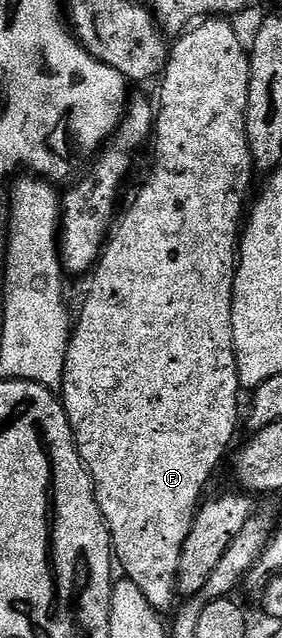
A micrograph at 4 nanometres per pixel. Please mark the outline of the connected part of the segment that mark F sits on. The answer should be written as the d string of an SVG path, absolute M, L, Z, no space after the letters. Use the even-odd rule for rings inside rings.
M226 18L203 19L187 28L173 41L169 49L164 75L160 80L162 97L156 100L156 135L152 140L154 169L151 170L146 185L139 190L138 197L131 202L130 209L121 213L89 277L90 293L82 304L82 313L79 316L77 313L76 316L76 327L66 351L66 365L60 389L60 399L74 431L74 444L91 480L94 481L94 497L98 500L98 508L102 511L106 526L110 530L110 543L117 563L121 571L122 568L126 571L123 572L125 579L136 582L144 598L148 598L150 605L160 614L166 614L170 607L175 607L180 554L184 550L184 542L203 503L202 491L205 490L206 483L213 478L214 471L217 470L222 455L229 450L230 443L234 440L234 431L238 428L240 385L232 338L232 294L236 249L240 243L240 225L243 223L244 209L247 207L246 191L250 188L250 178L255 176L256 169L246 137L250 53L247 45L242 45L237 30L230 23Z

